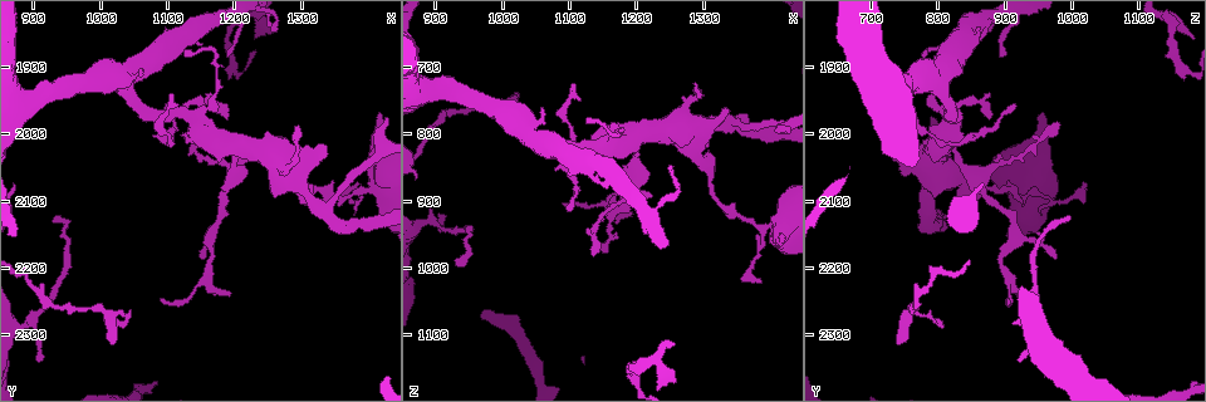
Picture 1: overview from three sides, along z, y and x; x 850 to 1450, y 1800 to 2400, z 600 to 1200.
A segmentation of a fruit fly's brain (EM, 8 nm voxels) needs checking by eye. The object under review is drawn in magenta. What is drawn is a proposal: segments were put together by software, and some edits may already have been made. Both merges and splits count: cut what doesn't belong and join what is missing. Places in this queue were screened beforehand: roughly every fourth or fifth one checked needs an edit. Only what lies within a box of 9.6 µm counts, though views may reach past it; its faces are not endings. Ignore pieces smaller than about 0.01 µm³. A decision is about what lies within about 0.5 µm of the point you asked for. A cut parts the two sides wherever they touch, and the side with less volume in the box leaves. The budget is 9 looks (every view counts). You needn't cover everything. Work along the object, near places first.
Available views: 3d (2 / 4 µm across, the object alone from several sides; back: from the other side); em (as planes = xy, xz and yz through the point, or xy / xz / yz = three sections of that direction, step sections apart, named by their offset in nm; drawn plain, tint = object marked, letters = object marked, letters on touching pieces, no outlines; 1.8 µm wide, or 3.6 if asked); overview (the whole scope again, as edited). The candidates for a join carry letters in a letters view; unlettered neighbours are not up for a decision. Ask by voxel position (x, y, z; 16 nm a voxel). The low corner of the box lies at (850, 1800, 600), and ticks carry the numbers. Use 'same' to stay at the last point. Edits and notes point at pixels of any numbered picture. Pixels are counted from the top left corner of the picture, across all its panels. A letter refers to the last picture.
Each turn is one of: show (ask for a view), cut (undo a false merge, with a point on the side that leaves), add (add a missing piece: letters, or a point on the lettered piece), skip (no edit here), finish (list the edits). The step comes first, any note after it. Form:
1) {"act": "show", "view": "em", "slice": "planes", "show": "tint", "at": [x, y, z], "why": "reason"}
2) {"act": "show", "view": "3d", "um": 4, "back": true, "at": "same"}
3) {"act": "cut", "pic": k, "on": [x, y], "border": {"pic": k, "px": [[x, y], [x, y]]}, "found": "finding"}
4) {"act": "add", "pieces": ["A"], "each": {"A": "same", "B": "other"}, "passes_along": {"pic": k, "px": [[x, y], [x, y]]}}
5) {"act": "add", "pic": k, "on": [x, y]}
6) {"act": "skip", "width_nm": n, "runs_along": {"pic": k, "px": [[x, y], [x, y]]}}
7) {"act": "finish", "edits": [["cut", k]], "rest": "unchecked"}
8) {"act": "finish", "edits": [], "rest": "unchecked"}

{"act": "show", "view": "em", "um": 3.6, "slice": "planes", "show": "letters", "at": [1195, 2240, 920], "why": "an open end"}

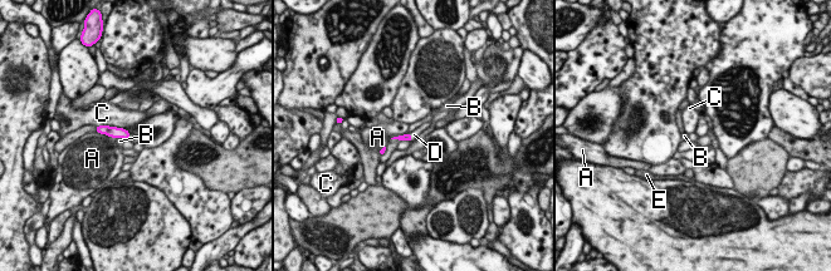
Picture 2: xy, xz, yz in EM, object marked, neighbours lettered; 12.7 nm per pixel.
{"act": "add", "pic": 2, "on": [414, 134], "width_nm": 100, "each": {"A": "other", "B": "other", "C": "other", "D": "same", "E": "other"}, "passes_along": {"pic": 2, "px": [[406, 137], [410, 137], [414, 134]]}, "found": "the cell continues"}

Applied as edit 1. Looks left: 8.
{"act": "show", "view": "overview"}

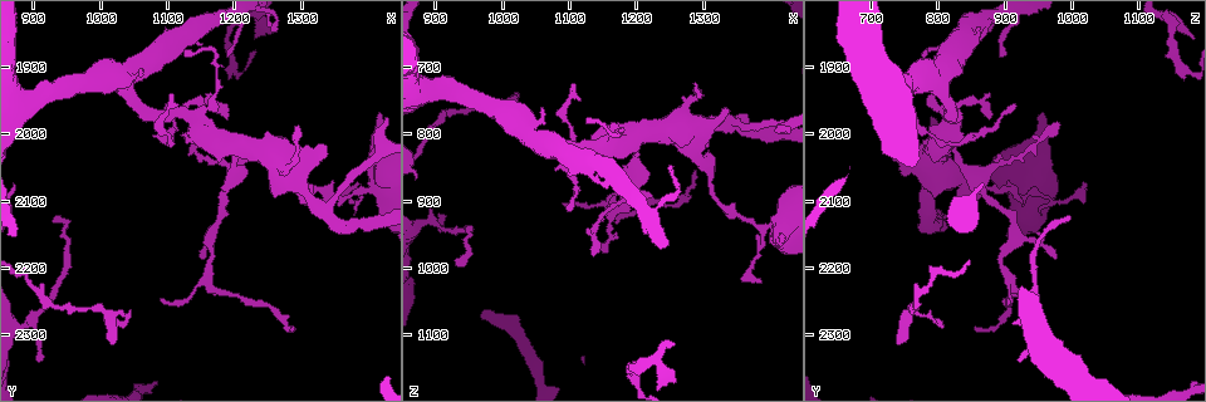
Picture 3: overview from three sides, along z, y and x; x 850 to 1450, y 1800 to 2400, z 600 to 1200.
{"act": "show", "view": "em", "slice": "planes", "show": "letters", "at": [1020, 2285, 805], "why": "free end"}

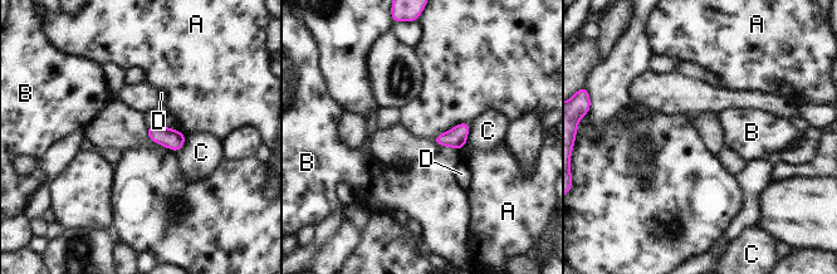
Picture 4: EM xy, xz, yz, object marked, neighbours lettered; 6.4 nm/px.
{"act": "skip", "each": {"A": "other", "B": "other", "C": "other", "D": "other"}, "found": "no lettered piece goes on from it"}

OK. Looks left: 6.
{"act": "show", "view": "3d", "um": 2, "back": true, "at": [1130, 1880, 785], "why": "tapers out"}

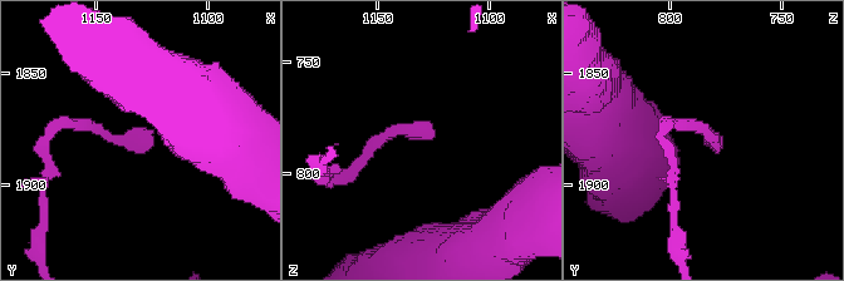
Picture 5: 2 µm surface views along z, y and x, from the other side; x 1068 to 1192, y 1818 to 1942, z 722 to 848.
{"act": "show", "view": "em", "slice": "xz", "step": 4, "show": "letters", "at": [1125, 1875, 784], "why": "shape alone is not enough"}

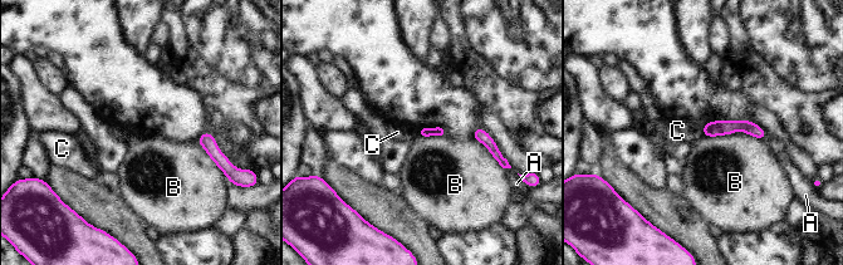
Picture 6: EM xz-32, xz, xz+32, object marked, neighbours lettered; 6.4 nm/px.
{"act": "skip", "longest_contact_nm": ["B", 300], "each": {"A": "other", "B": "other", "C": "other"}, "runs_along": {"pic": 6, "px": [[706, 126], [746, 126], [763, 135]]}, "found": "none of them fits"}

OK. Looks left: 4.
{"act": "finish", "edits": [["add", 2]], "rest": "unchecked"}

